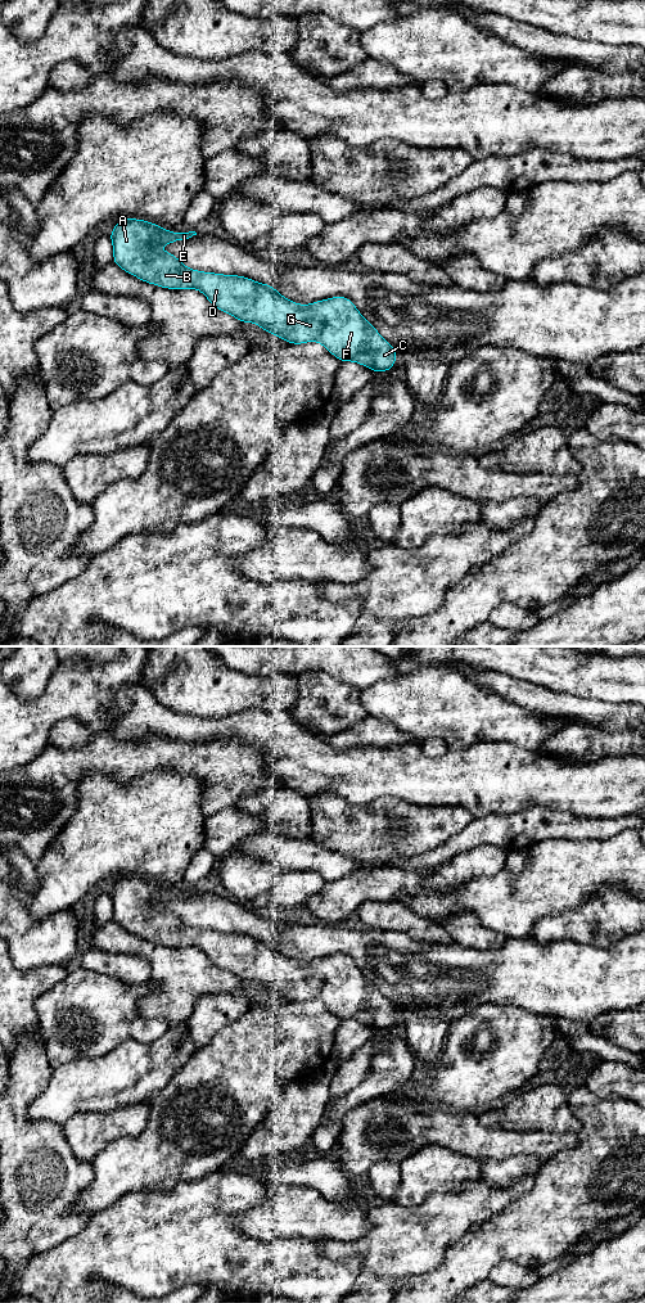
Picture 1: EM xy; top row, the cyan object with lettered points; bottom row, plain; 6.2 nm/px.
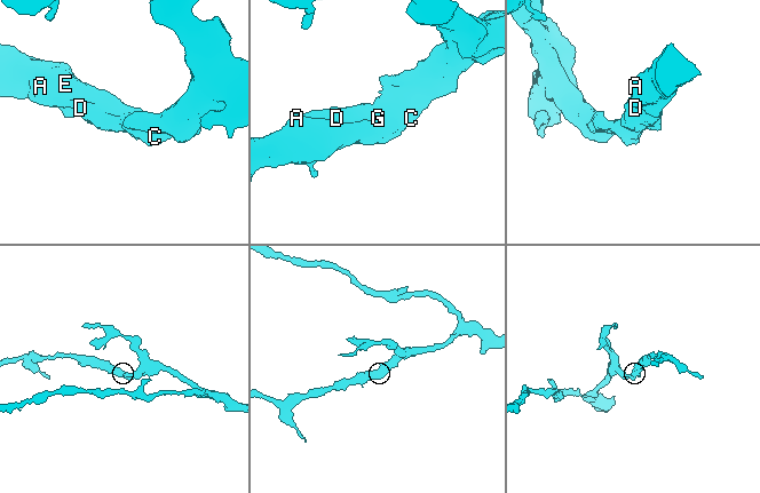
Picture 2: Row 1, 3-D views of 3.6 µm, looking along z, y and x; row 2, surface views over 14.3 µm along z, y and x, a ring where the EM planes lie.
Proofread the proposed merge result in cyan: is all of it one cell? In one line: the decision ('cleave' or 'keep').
keep

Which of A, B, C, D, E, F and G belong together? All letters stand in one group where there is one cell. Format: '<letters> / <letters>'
A B C D E F G

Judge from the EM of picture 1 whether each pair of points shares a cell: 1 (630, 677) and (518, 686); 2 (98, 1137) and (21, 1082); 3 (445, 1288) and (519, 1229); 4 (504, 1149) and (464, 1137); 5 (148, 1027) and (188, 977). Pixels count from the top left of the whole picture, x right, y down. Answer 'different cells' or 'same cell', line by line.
1: different cells
2: different cells
3: same cell
4: same cell
5: different cells

